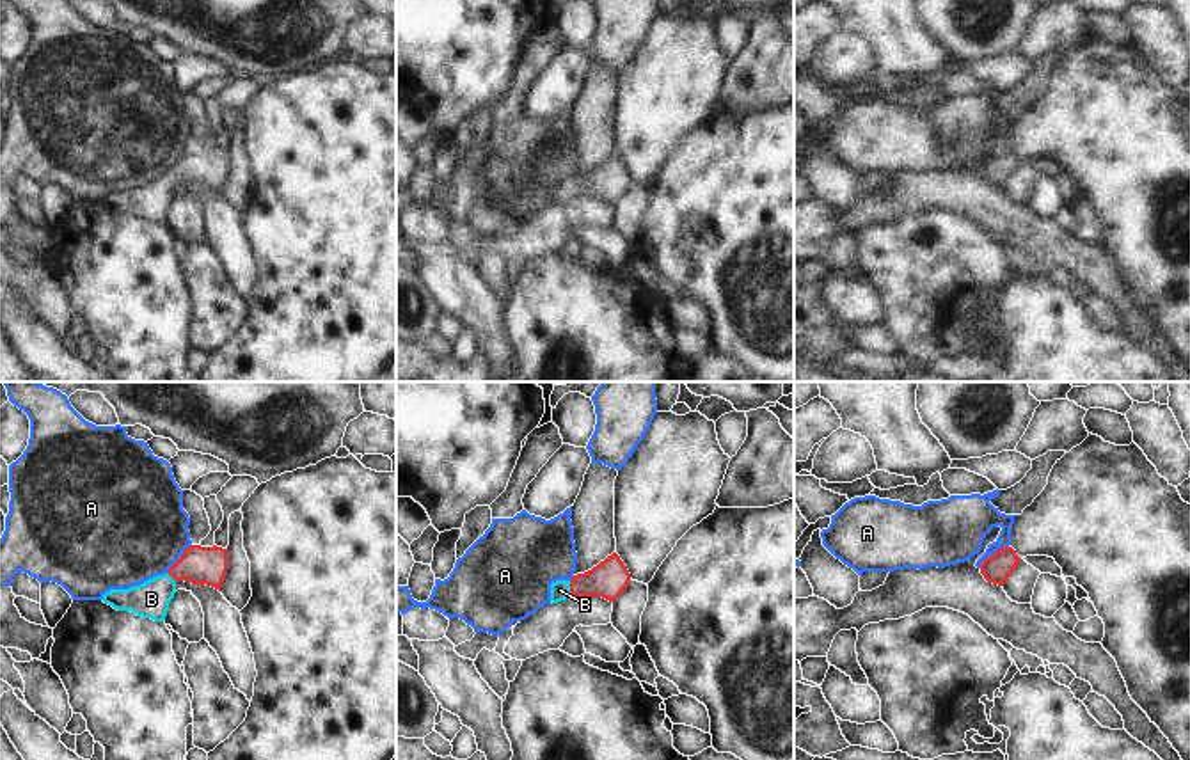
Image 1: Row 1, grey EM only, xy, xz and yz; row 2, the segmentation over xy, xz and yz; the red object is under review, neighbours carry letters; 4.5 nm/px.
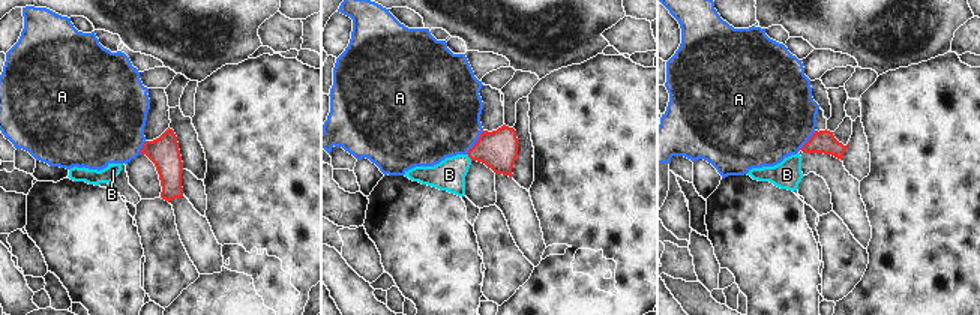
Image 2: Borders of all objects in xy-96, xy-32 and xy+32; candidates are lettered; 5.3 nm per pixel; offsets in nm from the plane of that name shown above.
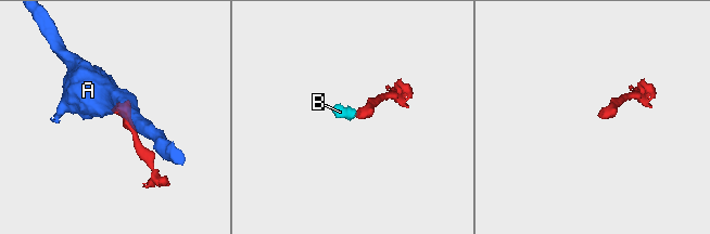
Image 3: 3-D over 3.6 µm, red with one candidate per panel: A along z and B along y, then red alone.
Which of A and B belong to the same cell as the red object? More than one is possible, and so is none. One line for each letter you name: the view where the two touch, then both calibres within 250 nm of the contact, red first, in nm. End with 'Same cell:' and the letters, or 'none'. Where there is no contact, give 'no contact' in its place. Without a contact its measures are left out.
B: xz | 170/90 nm
Same cell: B

